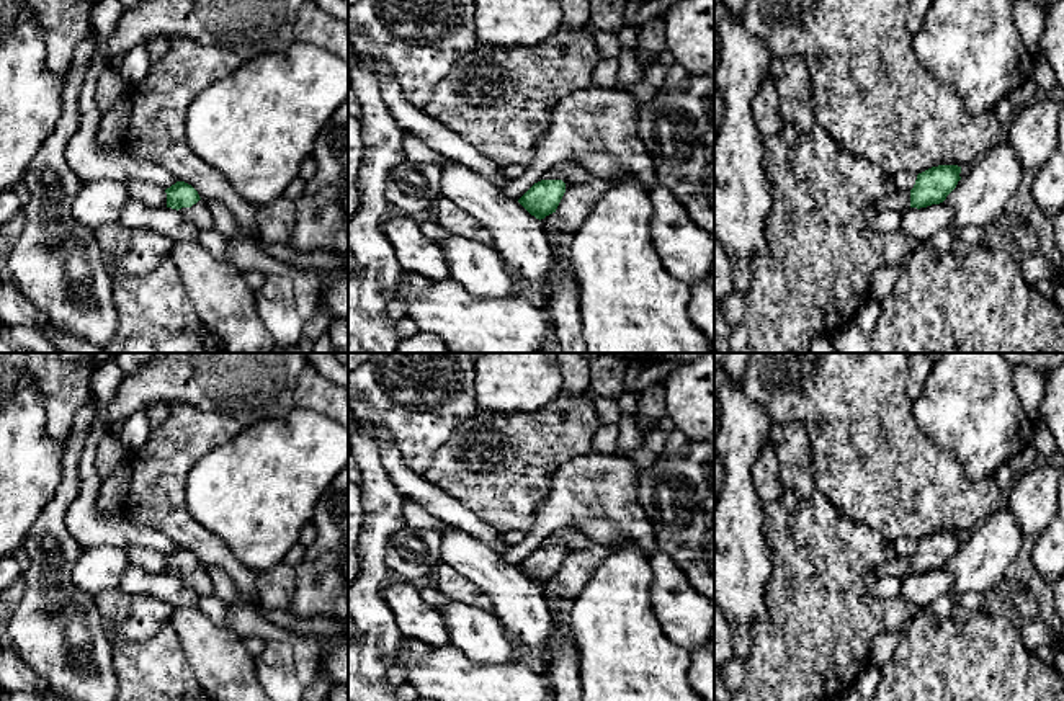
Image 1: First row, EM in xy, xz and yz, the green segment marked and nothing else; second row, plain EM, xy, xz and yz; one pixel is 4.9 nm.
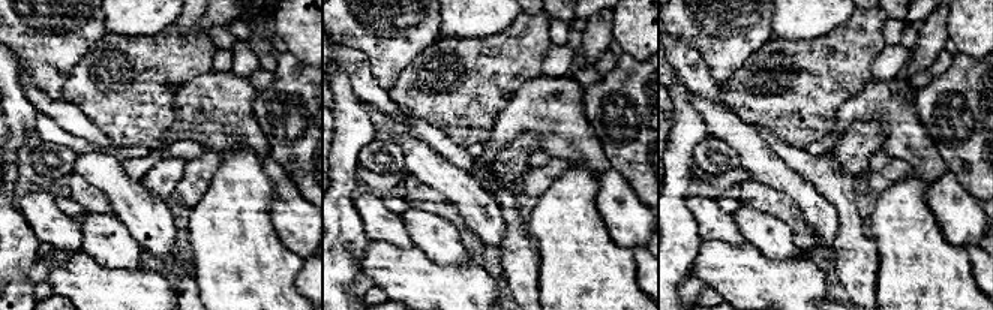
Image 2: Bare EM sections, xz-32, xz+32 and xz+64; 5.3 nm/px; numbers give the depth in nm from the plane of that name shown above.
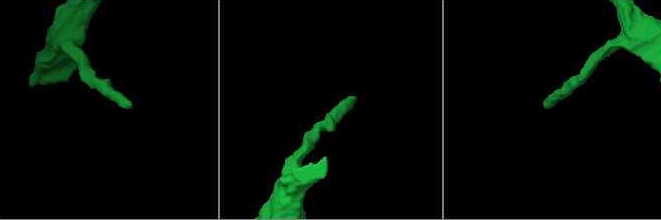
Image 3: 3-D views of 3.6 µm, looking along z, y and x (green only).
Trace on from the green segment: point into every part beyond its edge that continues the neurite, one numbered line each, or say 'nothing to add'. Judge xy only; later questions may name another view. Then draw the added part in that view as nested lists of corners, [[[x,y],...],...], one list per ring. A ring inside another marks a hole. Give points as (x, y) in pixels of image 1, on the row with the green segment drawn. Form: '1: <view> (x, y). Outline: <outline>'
1: xy (200, 214). Outline: [[[198,201],[191,208],[178,209],[198,230],[214,230],[214,217],[204,201]]]

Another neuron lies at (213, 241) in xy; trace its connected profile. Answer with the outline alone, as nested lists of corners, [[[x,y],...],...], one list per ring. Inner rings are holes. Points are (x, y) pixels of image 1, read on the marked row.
[[[199,230],[198,242],[214,257],[227,261],[227,237],[217,230]]]

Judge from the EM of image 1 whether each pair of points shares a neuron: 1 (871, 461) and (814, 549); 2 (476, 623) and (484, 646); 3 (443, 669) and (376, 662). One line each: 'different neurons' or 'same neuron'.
1: different neurons
2: same neuron
3: different neurons

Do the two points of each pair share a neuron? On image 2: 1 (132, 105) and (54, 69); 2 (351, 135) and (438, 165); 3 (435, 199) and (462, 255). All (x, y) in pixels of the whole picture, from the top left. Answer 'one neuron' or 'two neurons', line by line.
1: two neurons
2: two neurons
3: two neurons

